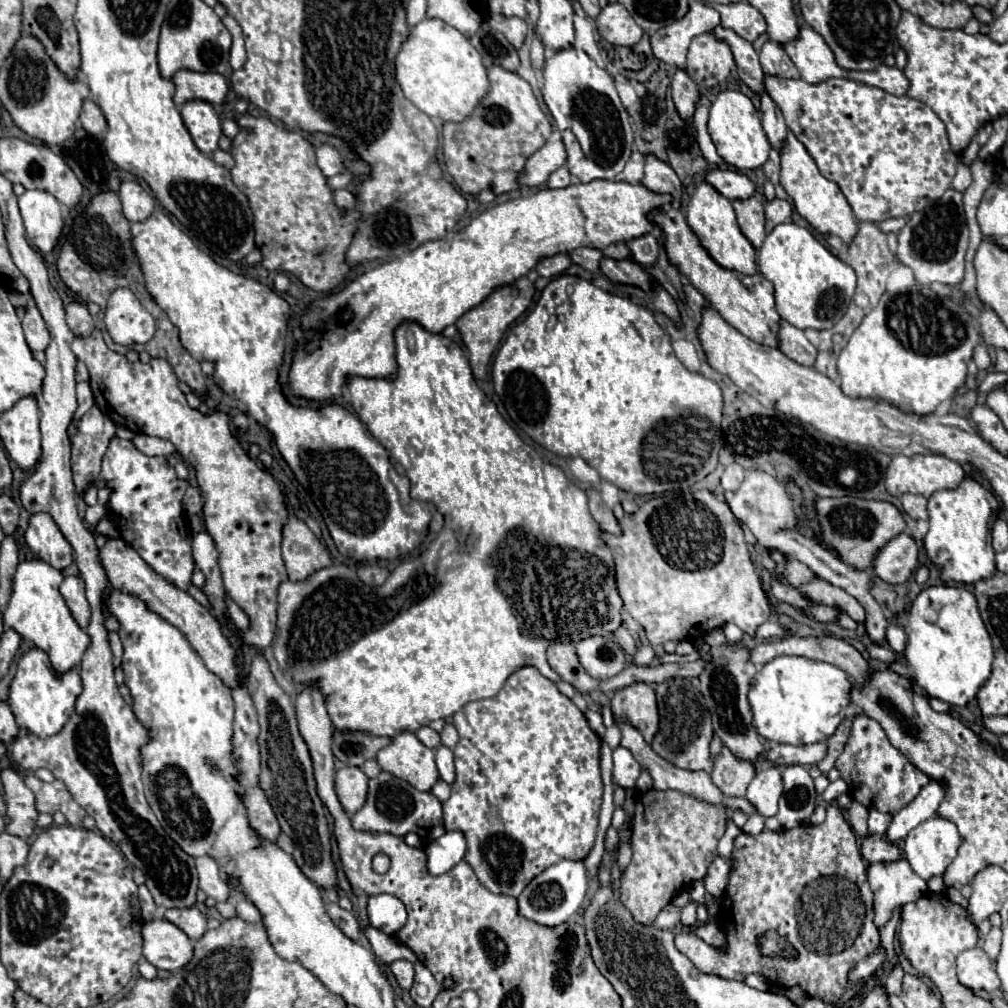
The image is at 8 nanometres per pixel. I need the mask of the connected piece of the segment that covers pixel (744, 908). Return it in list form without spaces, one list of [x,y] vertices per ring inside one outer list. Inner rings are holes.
[[[828,805],[826,811],[828,815],[822,825],[802,825],[782,833],[742,833],[736,837],[732,851],[736,869],[730,873],[722,909],[716,917],[720,929],[726,933],[728,951],[716,951],[690,933],[678,933],[674,937],[676,949],[684,953],[696,965],[696,969],[700,969],[700,973],[734,981],[744,981],[746,975],[758,973],[764,975],[772,985],[800,985],[812,997],[836,1001],[836,997],[844,993],[844,985],[848,985],[848,973],[852,971],[852,965],[858,965],[864,961],[864,957],[878,953],[880,933],[872,921],[874,893],[868,885],[866,863],[860,855],[856,835],[846,823],[838,805]]]

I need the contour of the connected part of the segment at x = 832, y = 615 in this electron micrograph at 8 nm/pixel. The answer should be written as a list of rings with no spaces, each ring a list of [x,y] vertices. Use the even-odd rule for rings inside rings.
[[[812,603],[812,607],[810,607],[808,611],[804,611],[804,613],[806,613],[806,615],[810,615],[812,619],[816,619],[816,621],[830,623],[830,621],[834,621],[834,619],[836,619],[838,609],[832,609],[832,607],[824,607],[824,605],[816,605],[816,603]]]

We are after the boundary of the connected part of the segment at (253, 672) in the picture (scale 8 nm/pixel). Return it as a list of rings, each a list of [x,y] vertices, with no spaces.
[[[262,655],[254,657],[246,677],[246,685],[252,695],[260,723],[260,735],[258,735],[260,763],[262,763],[260,789],[264,789],[278,817],[280,829],[286,835],[290,835],[294,841],[292,857],[300,867],[300,871],[318,887],[332,889],[338,885],[338,879],[336,879],[336,865],[332,861],[326,809],[316,793],[316,781],[312,773],[312,757],[308,757],[308,745],[304,745],[304,739],[296,729],[296,709],[292,709],[292,697],[288,697],[280,689]]]

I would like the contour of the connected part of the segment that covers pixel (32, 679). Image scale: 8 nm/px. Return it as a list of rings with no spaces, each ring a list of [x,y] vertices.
[[[32,647],[18,659],[18,669],[10,683],[8,705],[16,717],[18,727],[28,729],[36,737],[52,737],[64,727],[74,712],[74,701],[80,695],[80,691],[82,691],[82,683],[78,669],[56,675],[50,667],[48,655],[38,647]]]

